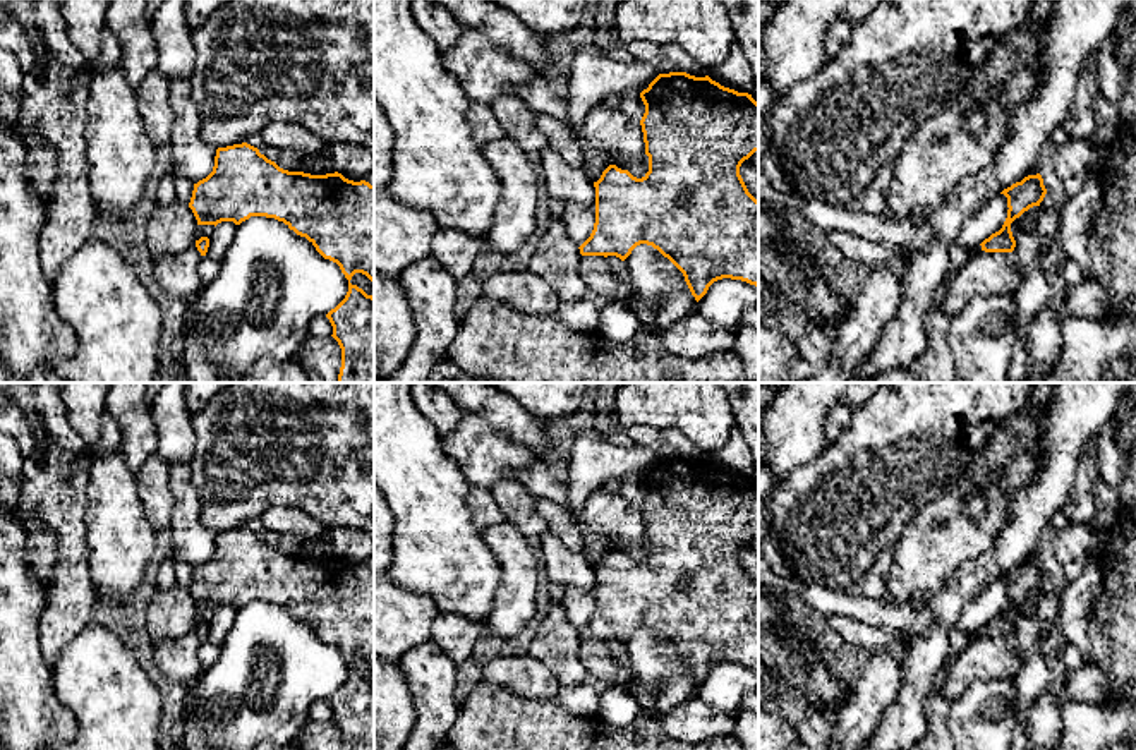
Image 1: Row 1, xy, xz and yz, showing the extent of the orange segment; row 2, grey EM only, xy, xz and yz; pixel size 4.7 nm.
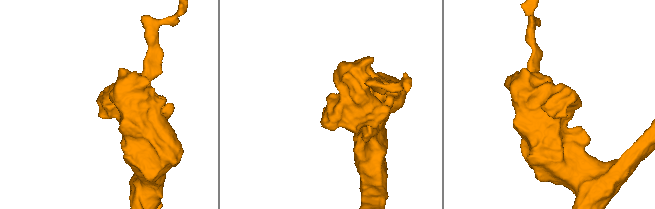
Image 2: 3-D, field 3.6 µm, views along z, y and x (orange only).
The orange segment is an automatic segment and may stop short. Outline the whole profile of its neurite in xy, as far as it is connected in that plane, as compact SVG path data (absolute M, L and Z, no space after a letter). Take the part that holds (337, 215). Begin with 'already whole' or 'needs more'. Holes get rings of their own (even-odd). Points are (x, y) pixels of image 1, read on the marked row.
already whole; M242 142L216 149L213 172L194 184L189 208L197 225L240 225L251 216L275 218L305 237L324 259L336 263L348 280L345 299L326 314L333 326L331 336L341 348L338 383L374 383L374 297L350 283L355 273L362 273L374 285L374 185L348 180L338 172L288 172L257 148Z

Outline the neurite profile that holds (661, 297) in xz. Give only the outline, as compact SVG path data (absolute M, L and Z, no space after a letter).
M640 244L623 263L633 288L630 309L644 328L659 331L697 312L683 273L657 249Z

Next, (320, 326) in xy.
M317 316L311 321L305 338L328 338L333 335L333 326L326 316Z

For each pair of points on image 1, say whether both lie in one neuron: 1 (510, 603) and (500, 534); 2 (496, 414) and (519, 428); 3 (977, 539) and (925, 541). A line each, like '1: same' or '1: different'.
1: same
2: same
3: same

